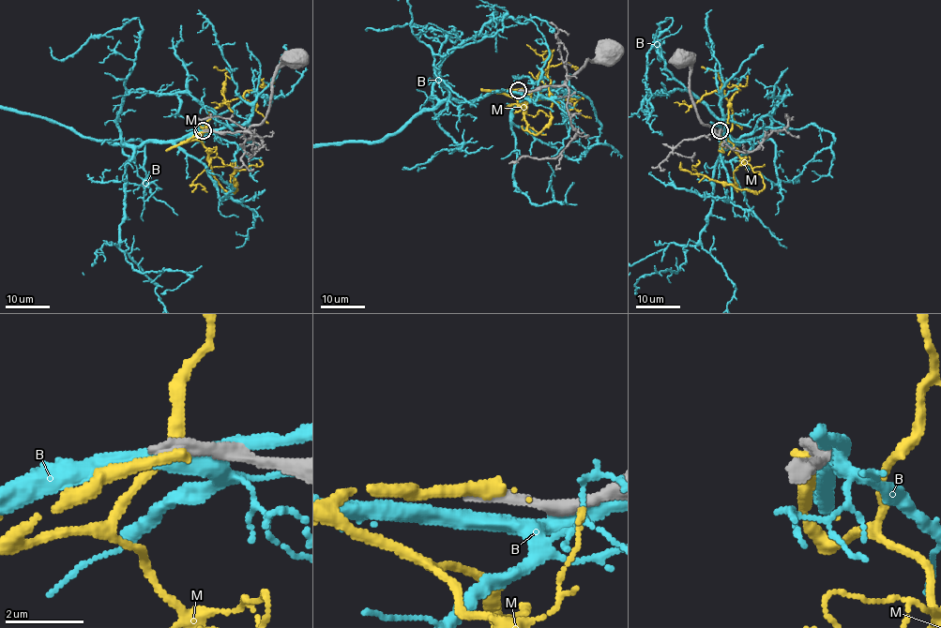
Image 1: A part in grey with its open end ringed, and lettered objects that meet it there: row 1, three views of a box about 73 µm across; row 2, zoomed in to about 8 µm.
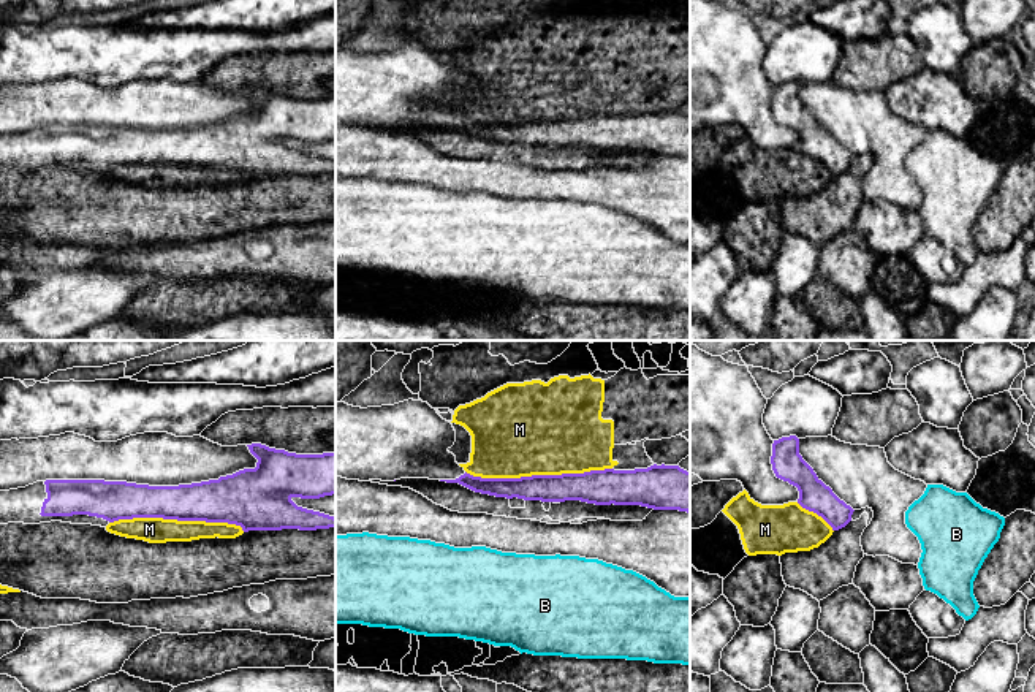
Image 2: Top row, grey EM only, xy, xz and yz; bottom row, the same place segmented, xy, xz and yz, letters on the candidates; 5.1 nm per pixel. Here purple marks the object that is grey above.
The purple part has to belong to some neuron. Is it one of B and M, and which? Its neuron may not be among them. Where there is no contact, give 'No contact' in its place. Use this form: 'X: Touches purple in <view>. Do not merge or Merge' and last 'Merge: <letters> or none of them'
B: No contact. Do not merge
M: Touches purple in xz. Do not merge
Merge: none of them

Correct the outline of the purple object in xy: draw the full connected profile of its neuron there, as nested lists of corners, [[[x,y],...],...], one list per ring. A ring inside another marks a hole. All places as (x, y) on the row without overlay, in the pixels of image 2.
[[[261,89],[247,90],[258,105],[255,114],[191,130],[149,131],[104,125],[46,125],[25,133],[0,136],[0,169],[62,166],[106,173],[133,163],[228,168],[248,176],[317,176],[336,173],[336,163],[298,152],[291,144],[320,144],[336,139],[336,98],[296,100]]]

